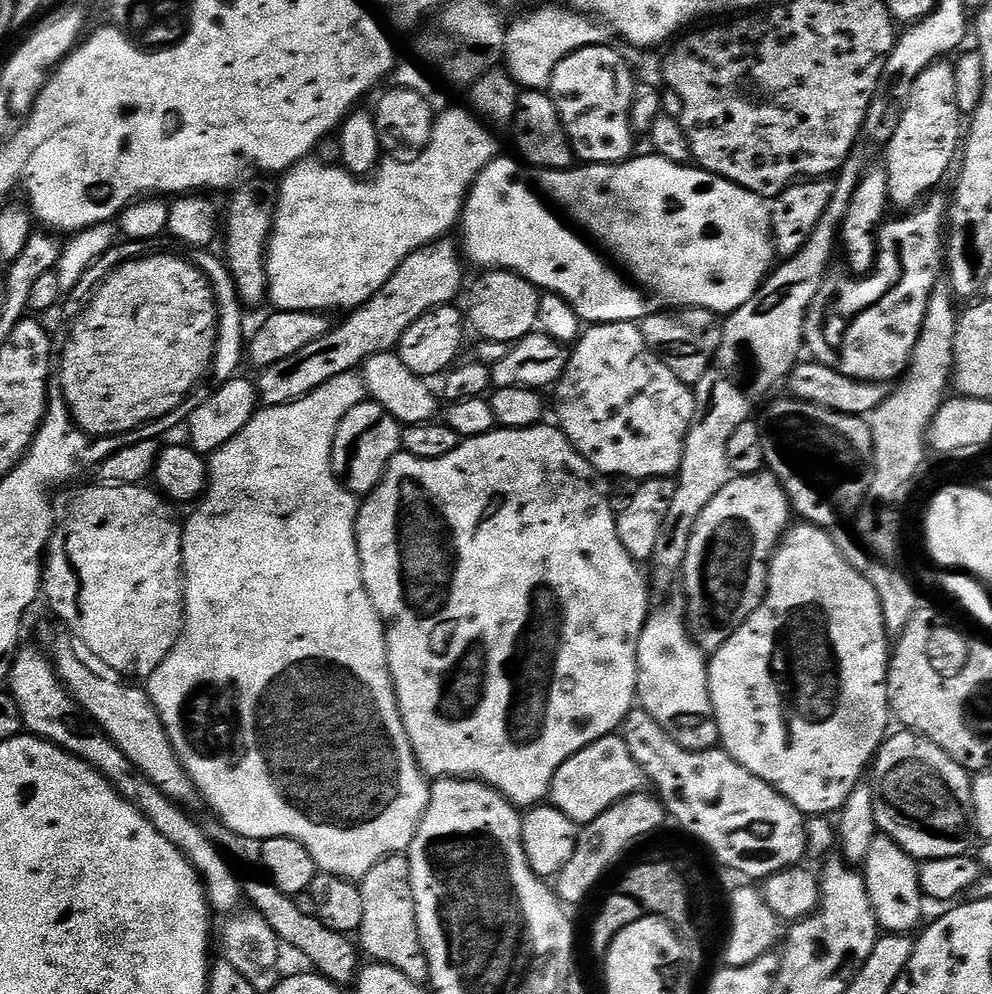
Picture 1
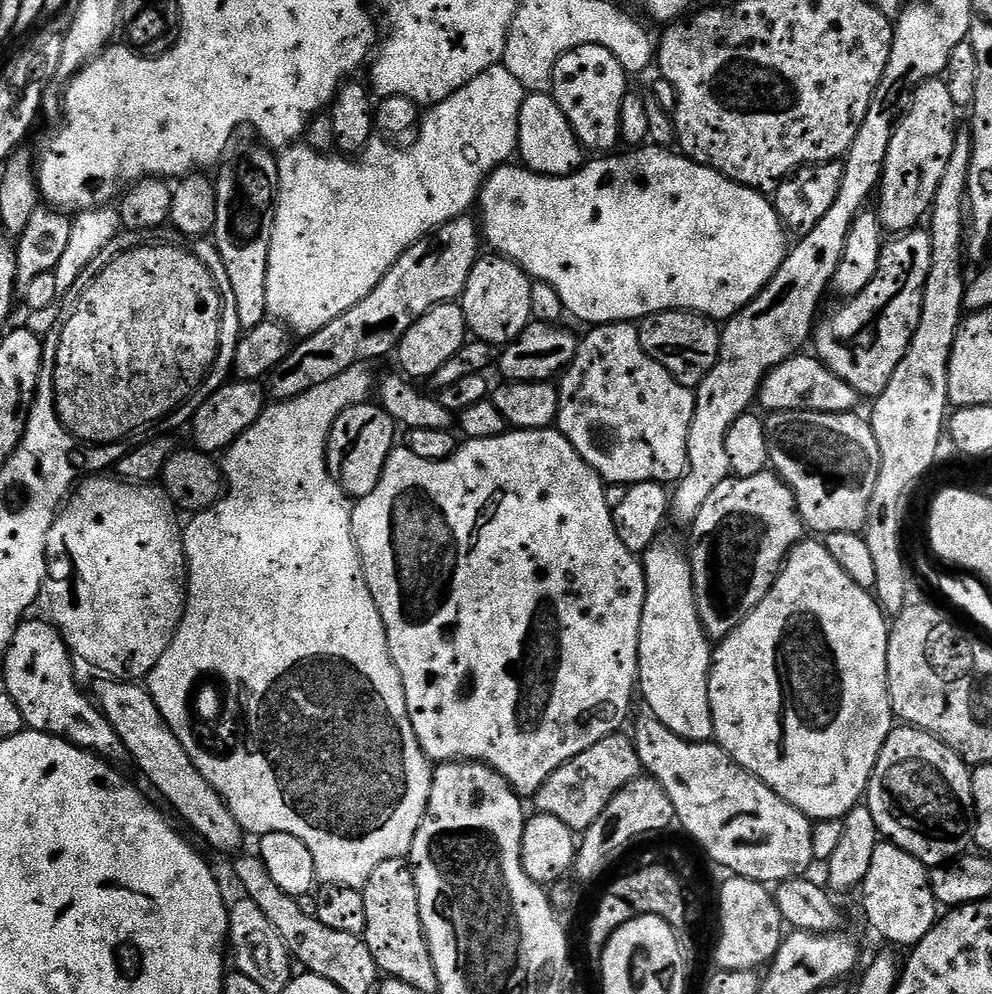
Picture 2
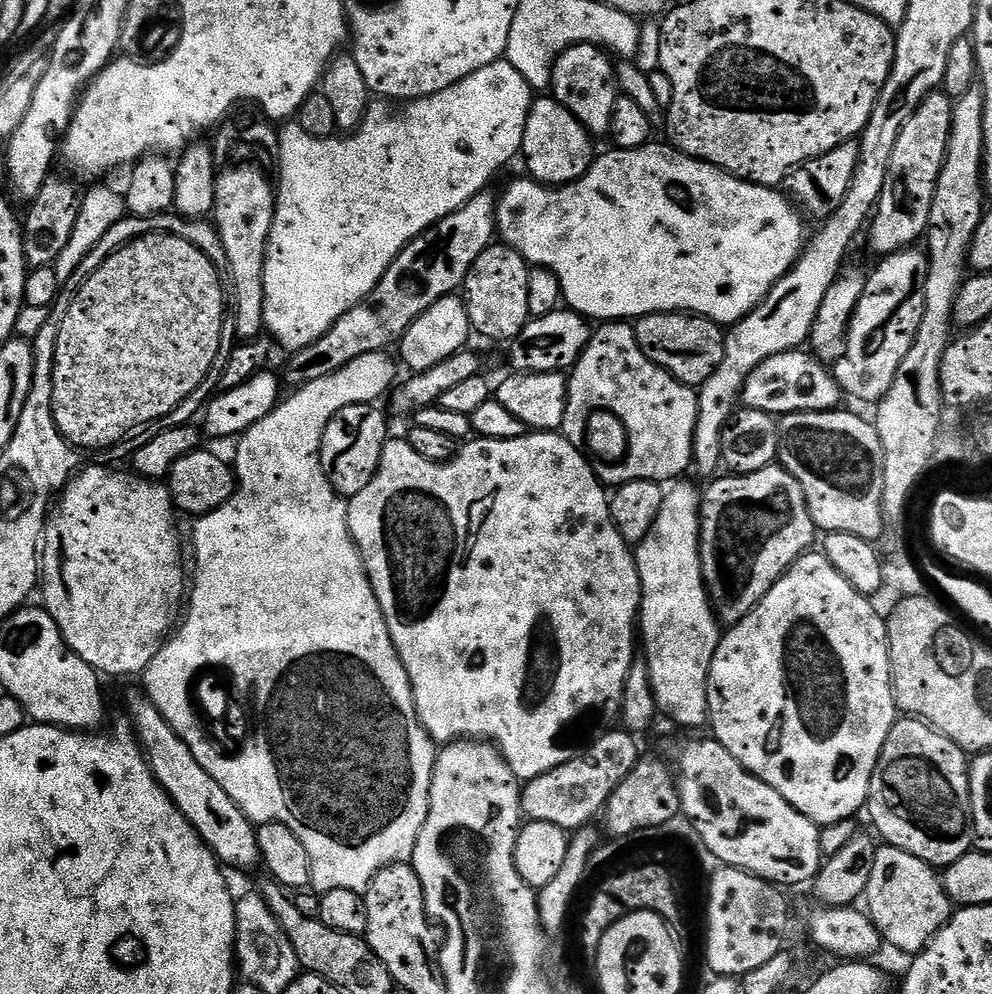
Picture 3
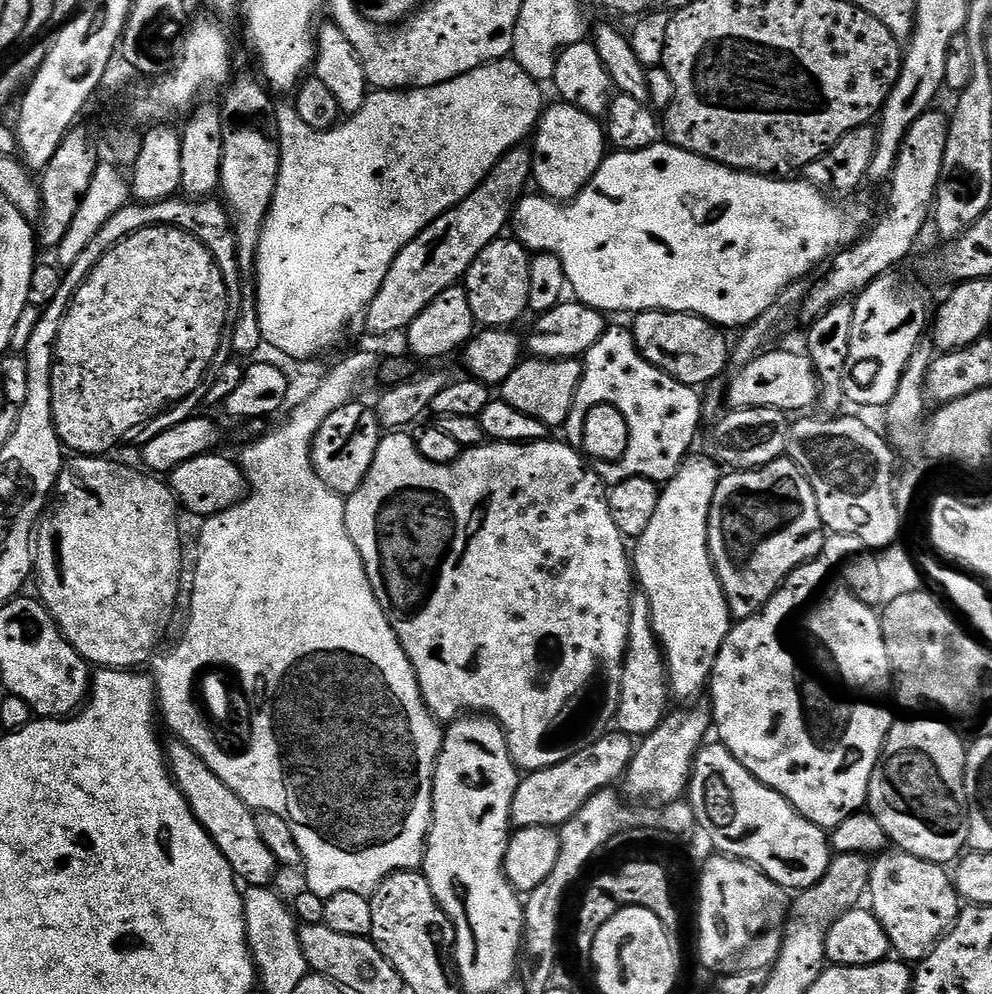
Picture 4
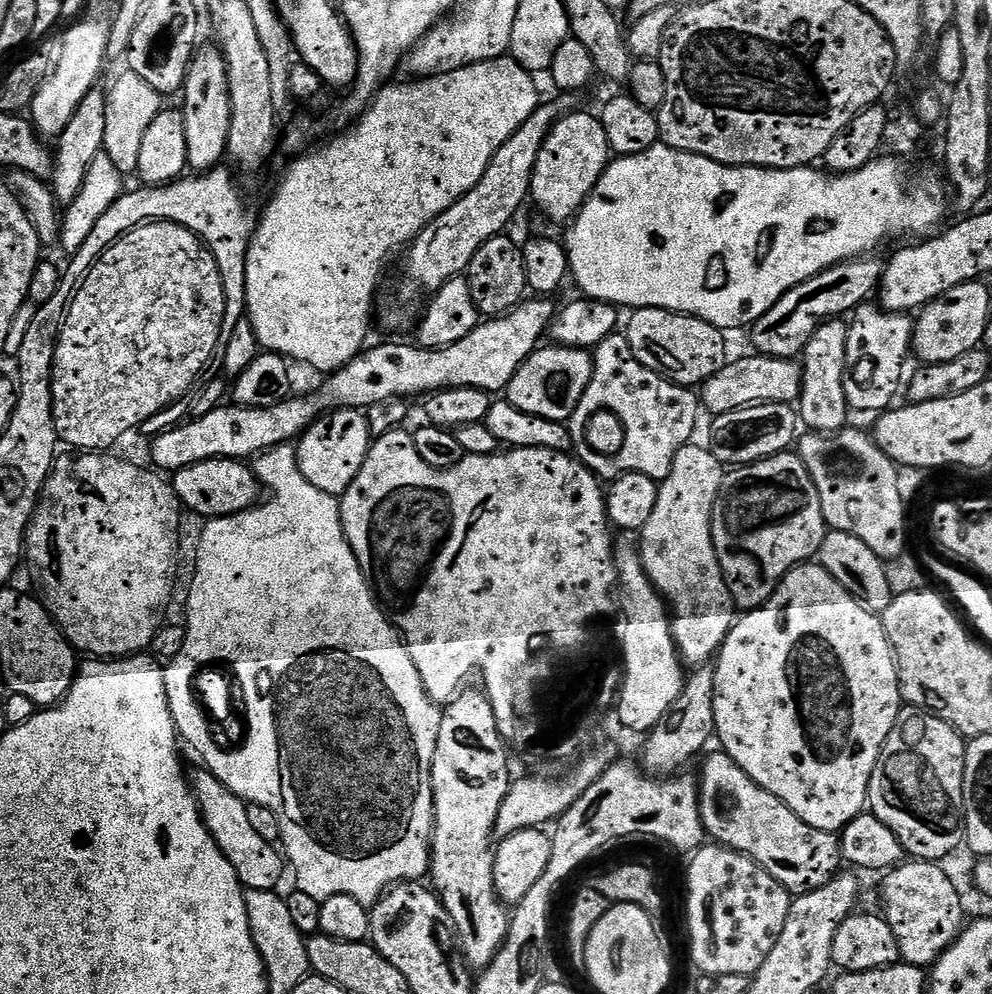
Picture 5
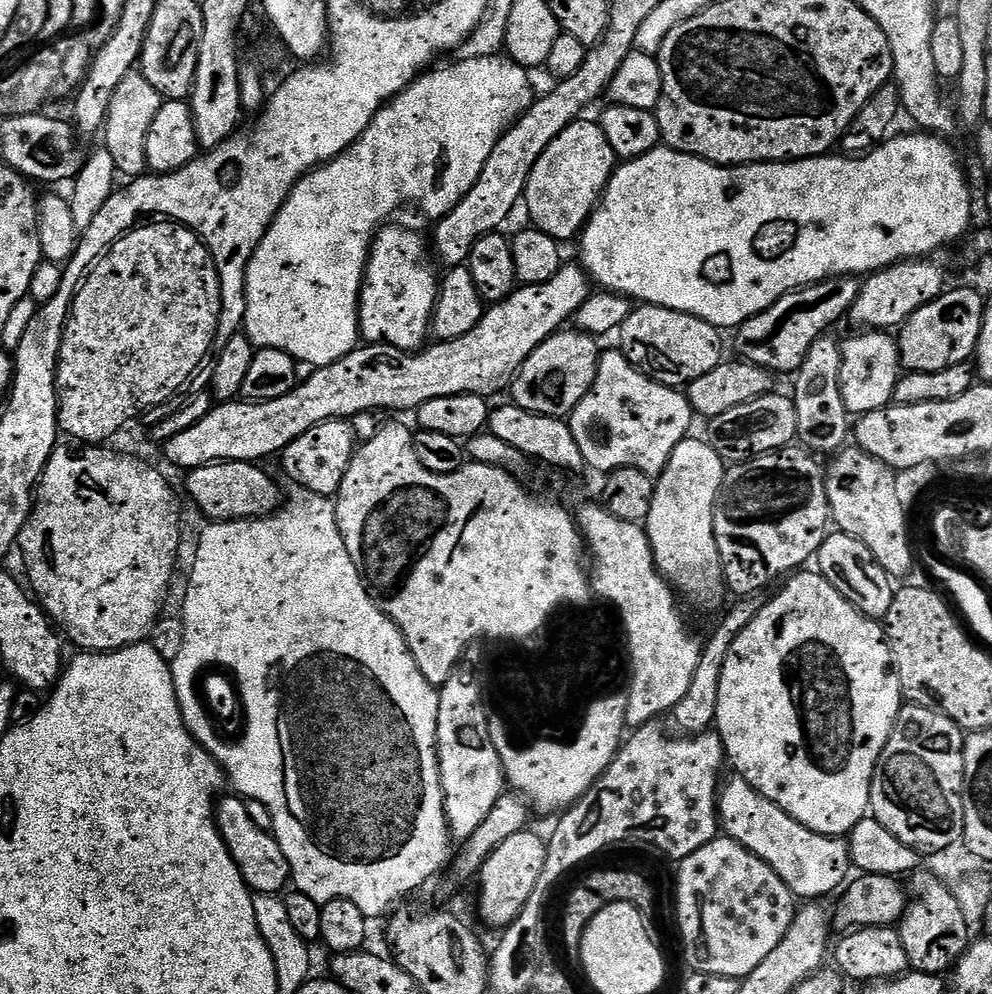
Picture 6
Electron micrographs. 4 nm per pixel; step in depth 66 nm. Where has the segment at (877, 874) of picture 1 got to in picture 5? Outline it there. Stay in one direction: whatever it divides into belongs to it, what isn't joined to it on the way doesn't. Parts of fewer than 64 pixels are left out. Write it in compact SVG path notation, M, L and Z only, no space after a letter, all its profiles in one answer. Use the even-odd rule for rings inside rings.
M912 858L882 876L884 885L880 888L880 896L888 907L886 919L890 930L894 930L894 938L898 938L900 959L922 969L935 964L966 927L964 900L955 882L940 867L930 860Z

